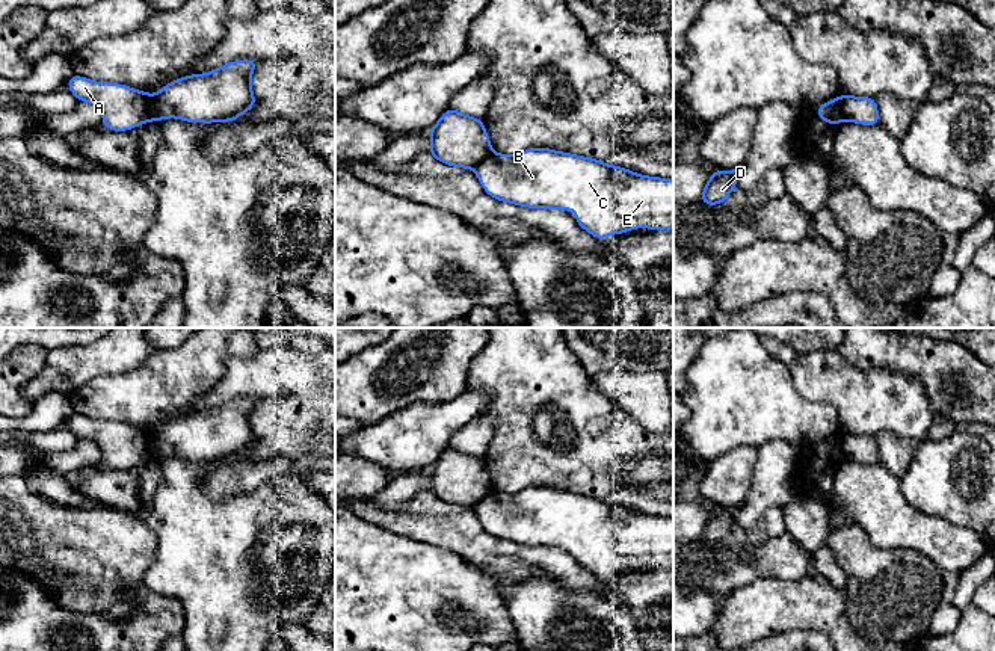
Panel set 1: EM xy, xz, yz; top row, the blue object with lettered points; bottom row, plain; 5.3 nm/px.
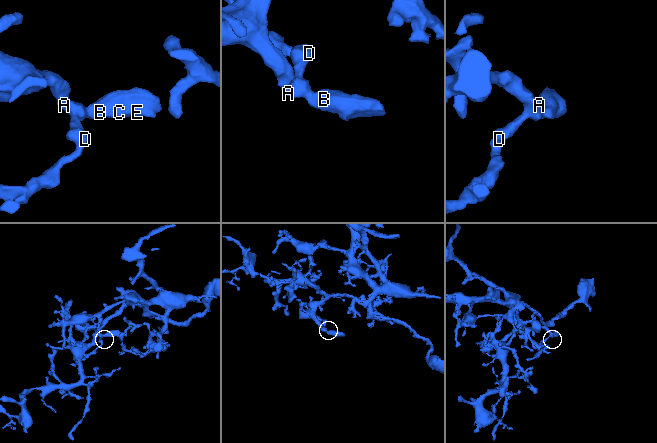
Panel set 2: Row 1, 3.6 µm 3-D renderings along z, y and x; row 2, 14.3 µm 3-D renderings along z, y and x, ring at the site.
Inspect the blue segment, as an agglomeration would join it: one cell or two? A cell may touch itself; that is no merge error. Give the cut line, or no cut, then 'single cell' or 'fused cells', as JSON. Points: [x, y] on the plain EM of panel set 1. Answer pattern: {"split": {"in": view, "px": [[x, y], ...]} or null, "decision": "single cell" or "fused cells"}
{"split": {"in": "xy", "px": [[147, 434], [147, 446], [151, 456]]}, "decision": "fused cells"}

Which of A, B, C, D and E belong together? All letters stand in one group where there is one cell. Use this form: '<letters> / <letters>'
A D / B C E

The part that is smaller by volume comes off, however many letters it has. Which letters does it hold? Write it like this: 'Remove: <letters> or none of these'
Remove: B, C, E

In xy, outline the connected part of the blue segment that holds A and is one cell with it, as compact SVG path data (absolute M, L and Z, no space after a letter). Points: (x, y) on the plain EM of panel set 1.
M74 412L66 424L79 440L94 443L107 468L127 470L151 459L148 432L119 421L94 420Z

